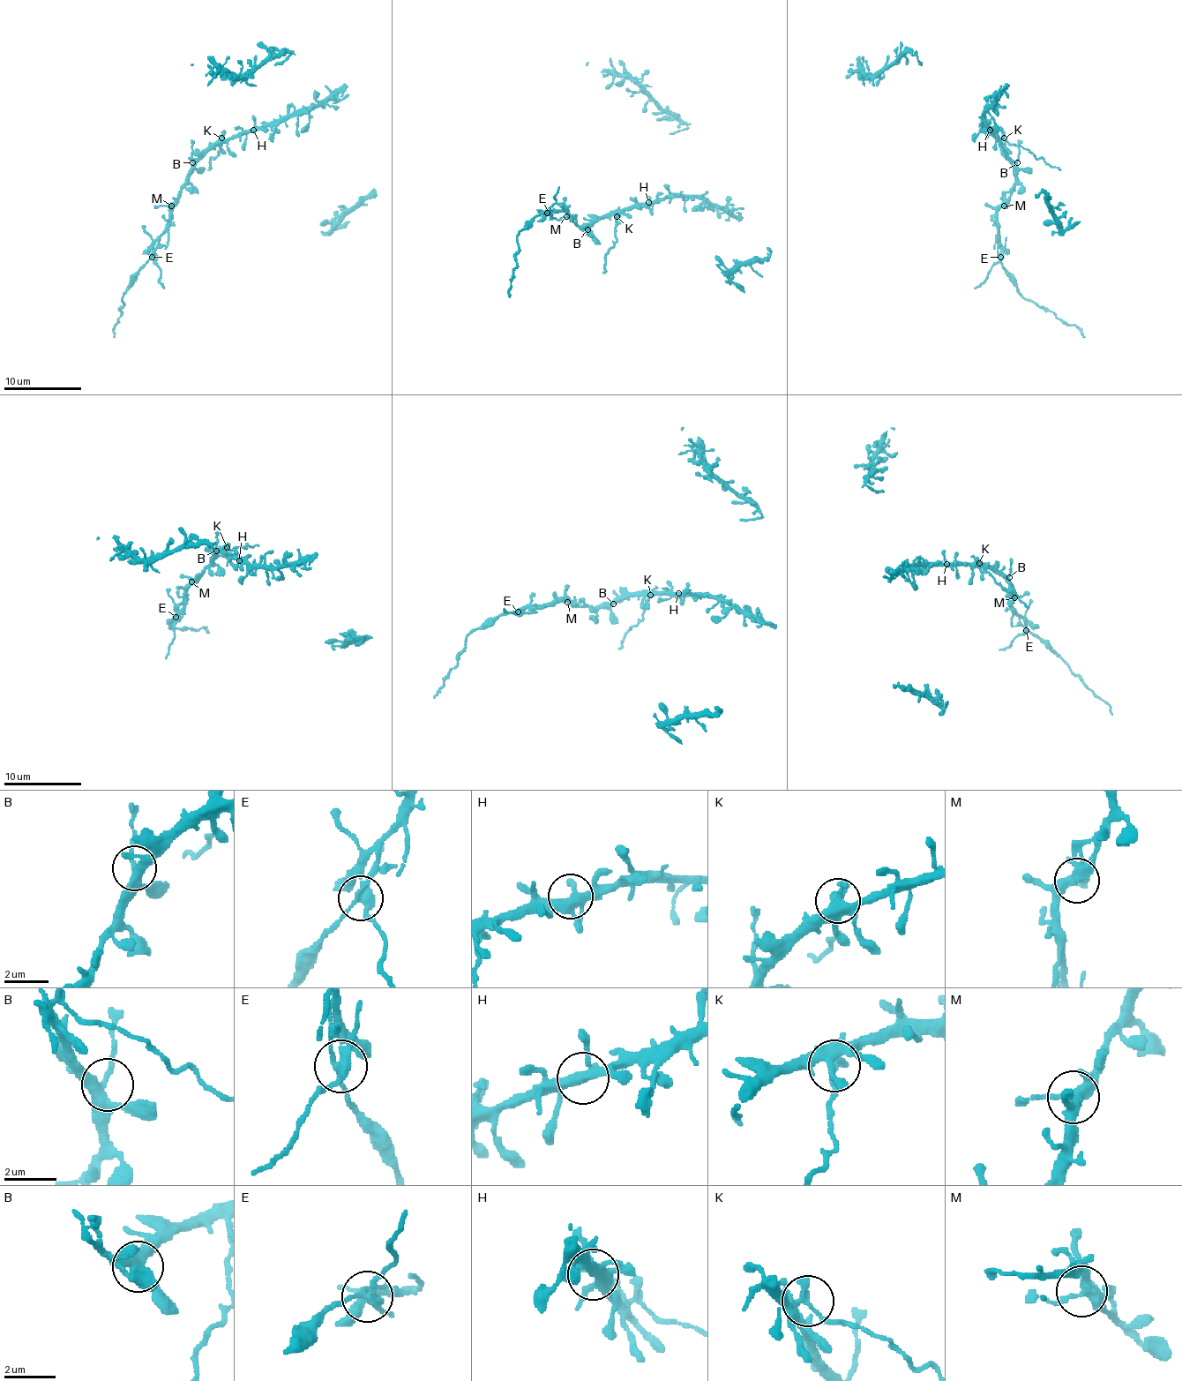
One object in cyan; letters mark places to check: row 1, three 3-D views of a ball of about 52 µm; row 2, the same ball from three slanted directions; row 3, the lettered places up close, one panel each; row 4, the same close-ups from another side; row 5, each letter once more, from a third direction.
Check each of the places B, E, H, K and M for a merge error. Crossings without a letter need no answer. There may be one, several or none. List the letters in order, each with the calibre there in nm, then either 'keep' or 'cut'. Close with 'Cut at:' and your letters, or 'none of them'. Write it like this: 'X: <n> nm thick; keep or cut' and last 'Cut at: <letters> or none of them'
B: 340 nm thick; keep
E: 280 nm thick; cut
H: 360 nm thick; keep
K: 320 nm thick; cut
M: 360 nm thick; keep
Cut at: E, K

